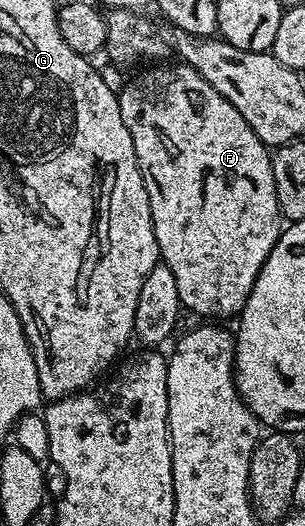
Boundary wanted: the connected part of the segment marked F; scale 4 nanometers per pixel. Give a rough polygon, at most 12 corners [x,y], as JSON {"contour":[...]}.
{"contour":[[198,71],[118,94],[160,261],[235,318],[282,232],[270,149]]}

